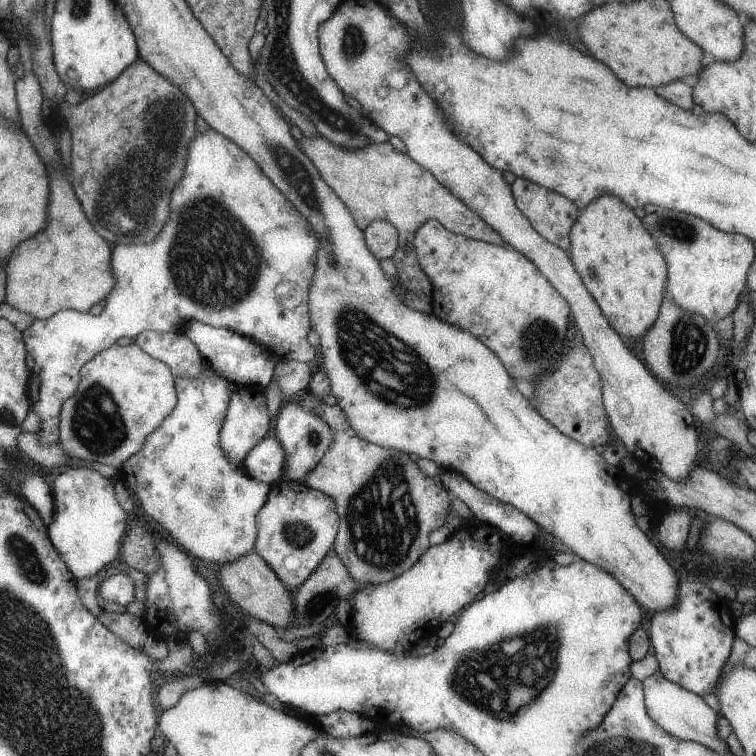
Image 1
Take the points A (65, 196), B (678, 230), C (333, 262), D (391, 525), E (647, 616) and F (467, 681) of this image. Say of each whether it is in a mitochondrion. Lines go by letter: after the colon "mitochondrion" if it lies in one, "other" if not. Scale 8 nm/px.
A: other
B: mitochondrion
C: mitochondrion
D: mitochondrion
E: other
F: mitochondrion

